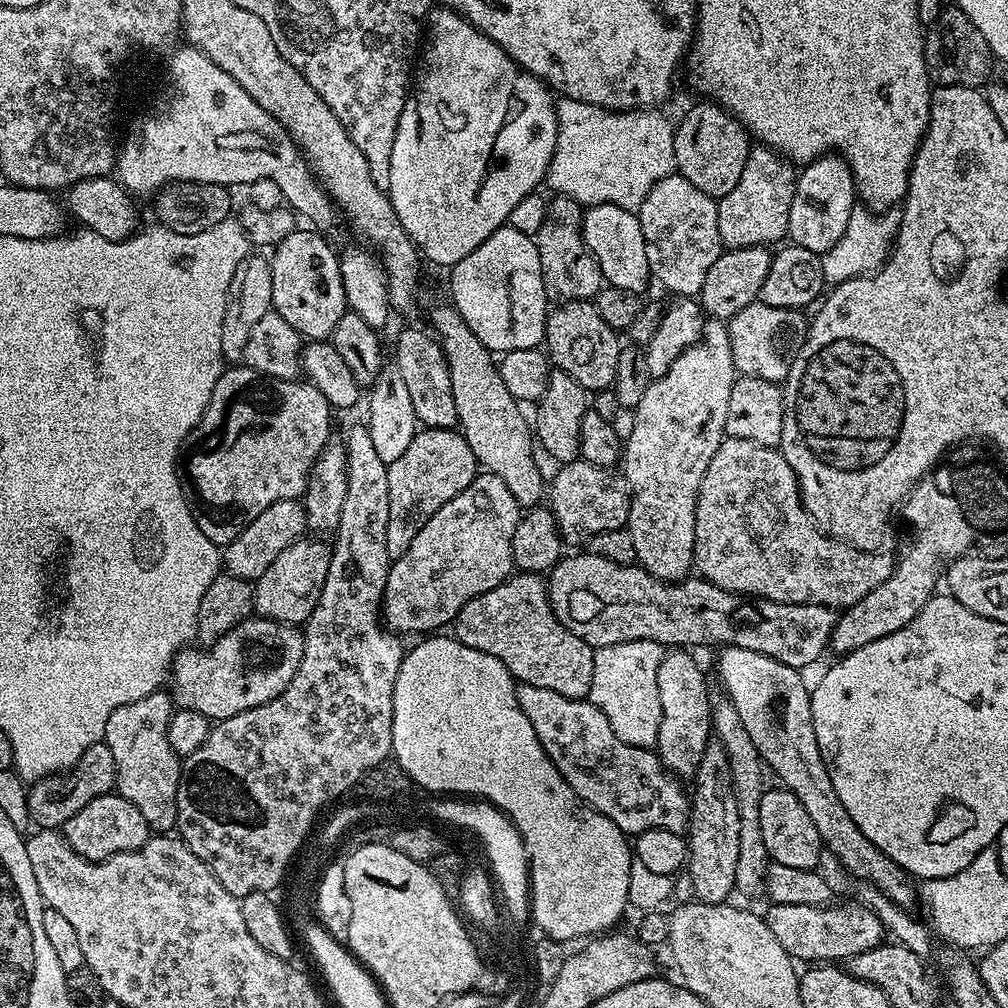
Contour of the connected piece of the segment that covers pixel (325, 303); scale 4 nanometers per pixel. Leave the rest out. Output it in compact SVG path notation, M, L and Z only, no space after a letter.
M307 231L291 232L271 253L272 307L305 341L327 341L346 311L341 257L319 231Z

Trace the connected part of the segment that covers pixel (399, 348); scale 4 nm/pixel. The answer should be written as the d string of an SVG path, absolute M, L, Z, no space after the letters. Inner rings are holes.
M404 328L396 336L396 357L394 363L400 368L403 380L410 393L414 414L424 428L457 427L454 410L454 390L450 386L450 370L440 348L439 339L433 338L420 328Z

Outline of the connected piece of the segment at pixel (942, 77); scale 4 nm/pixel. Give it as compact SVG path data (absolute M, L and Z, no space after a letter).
M941 7L938 18L927 25L924 33L924 57L928 67L928 78L936 86L966 86L980 88L989 83L994 57L982 30L966 18L961 8Z

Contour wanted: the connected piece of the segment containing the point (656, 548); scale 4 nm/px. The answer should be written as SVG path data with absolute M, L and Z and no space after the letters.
M705 319L704 332L700 335L700 341L694 346L690 346L684 353L676 359L666 370L666 374L655 377L649 383L648 389L642 396L642 400L635 406L636 421L634 430L631 431L630 438L622 444L622 475L624 483L628 485L632 502L628 506L628 523L626 525L630 538L634 538L634 550L640 567L650 574L654 574L658 579L665 582L675 582L685 579L693 571L692 551L694 550L694 522L696 521L696 503L698 502L698 490L702 486L702 478L706 474L706 466L710 466L710 458L718 454L718 446L726 437L724 427L726 426L726 406L730 406L730 390L738 378L736 363L730 350L730 334L728 325L723 320Z

